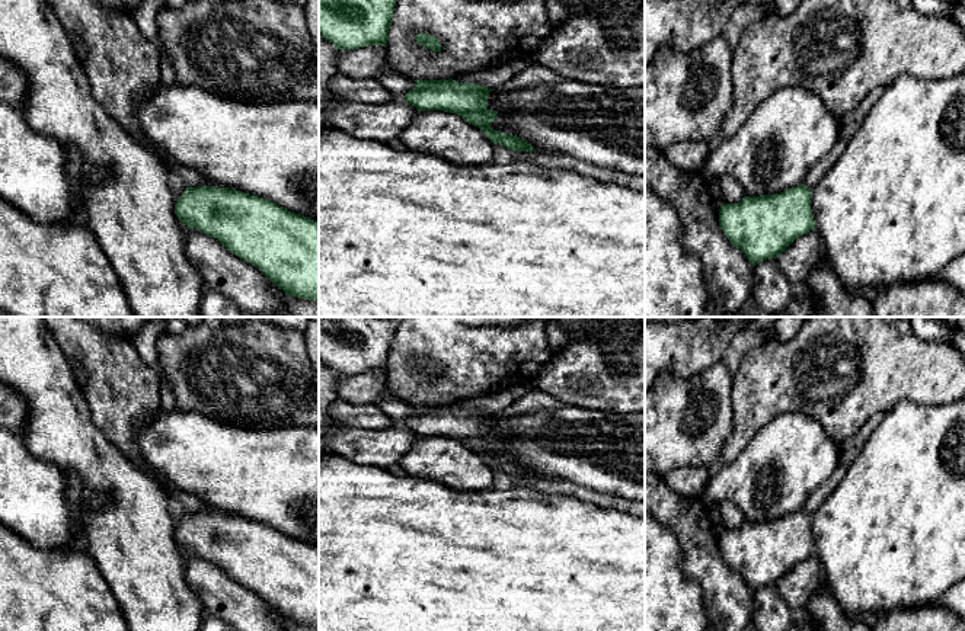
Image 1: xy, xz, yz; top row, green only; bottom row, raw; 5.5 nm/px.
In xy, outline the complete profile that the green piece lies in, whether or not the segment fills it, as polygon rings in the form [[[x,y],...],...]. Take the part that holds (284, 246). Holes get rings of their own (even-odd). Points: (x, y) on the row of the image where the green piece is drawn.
[[[188,186],[175,202],[180,222],[217,238],[297,298],[319,302],[319,222],[242,190]]]

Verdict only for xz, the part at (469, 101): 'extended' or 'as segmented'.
as segmented

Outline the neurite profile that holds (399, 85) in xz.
[[[393,67],[386,68],[377,77],[387,90],[390,90],[397,100],[403,100],[403,96],[416,87],[415,81],[405,74],[399,73]]]

